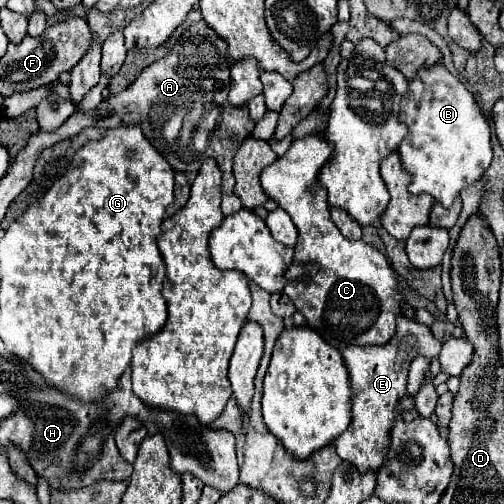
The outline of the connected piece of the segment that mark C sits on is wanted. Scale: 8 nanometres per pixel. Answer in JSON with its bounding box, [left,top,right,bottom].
[260,135,402,351]

